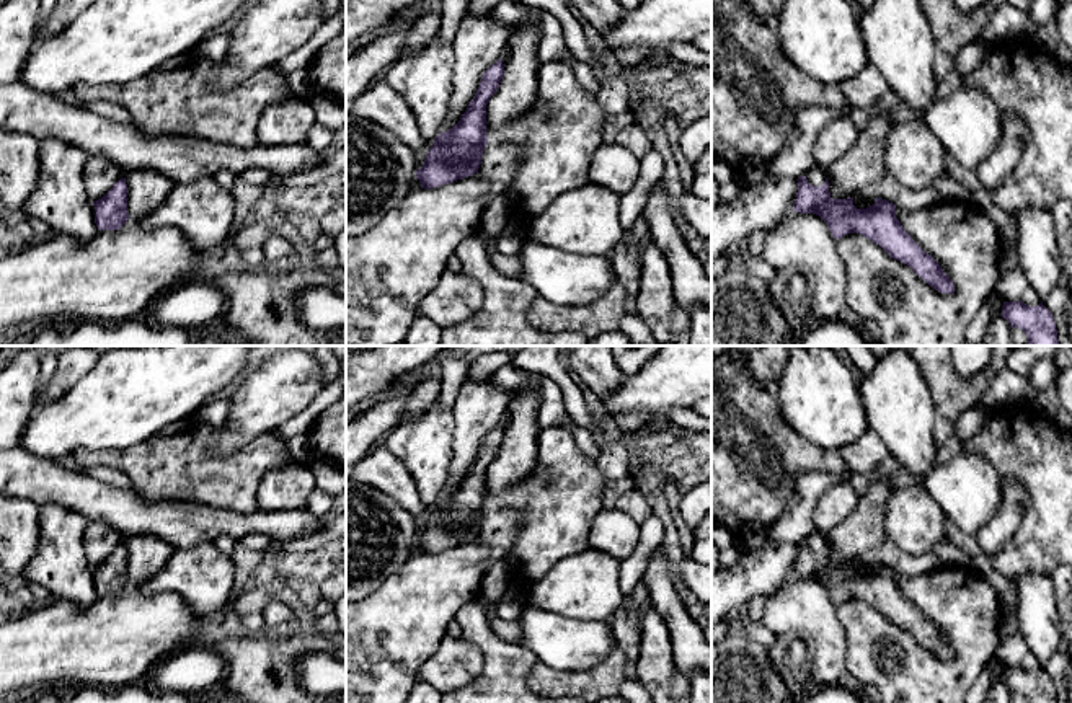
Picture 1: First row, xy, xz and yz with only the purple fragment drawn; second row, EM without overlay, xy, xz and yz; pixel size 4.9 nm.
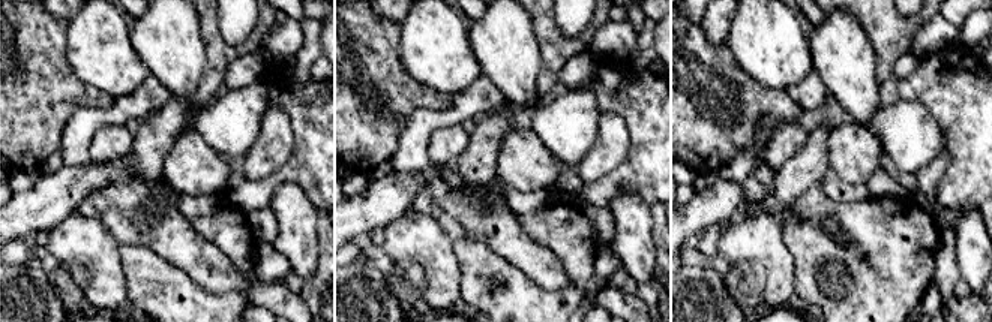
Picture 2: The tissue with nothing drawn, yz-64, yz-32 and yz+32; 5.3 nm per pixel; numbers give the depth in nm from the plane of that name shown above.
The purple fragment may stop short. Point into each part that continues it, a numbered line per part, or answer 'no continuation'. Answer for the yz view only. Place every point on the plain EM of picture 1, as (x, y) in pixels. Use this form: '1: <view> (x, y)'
1: yz (816, 542)

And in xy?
no continuation

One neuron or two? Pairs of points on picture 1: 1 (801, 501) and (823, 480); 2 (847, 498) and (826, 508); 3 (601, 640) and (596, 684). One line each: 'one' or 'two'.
1: one
2: one
3: two

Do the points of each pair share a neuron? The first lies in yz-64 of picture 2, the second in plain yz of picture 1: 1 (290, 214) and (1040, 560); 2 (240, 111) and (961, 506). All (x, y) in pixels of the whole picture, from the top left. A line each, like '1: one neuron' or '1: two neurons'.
1: two neurons
2: one neuron

